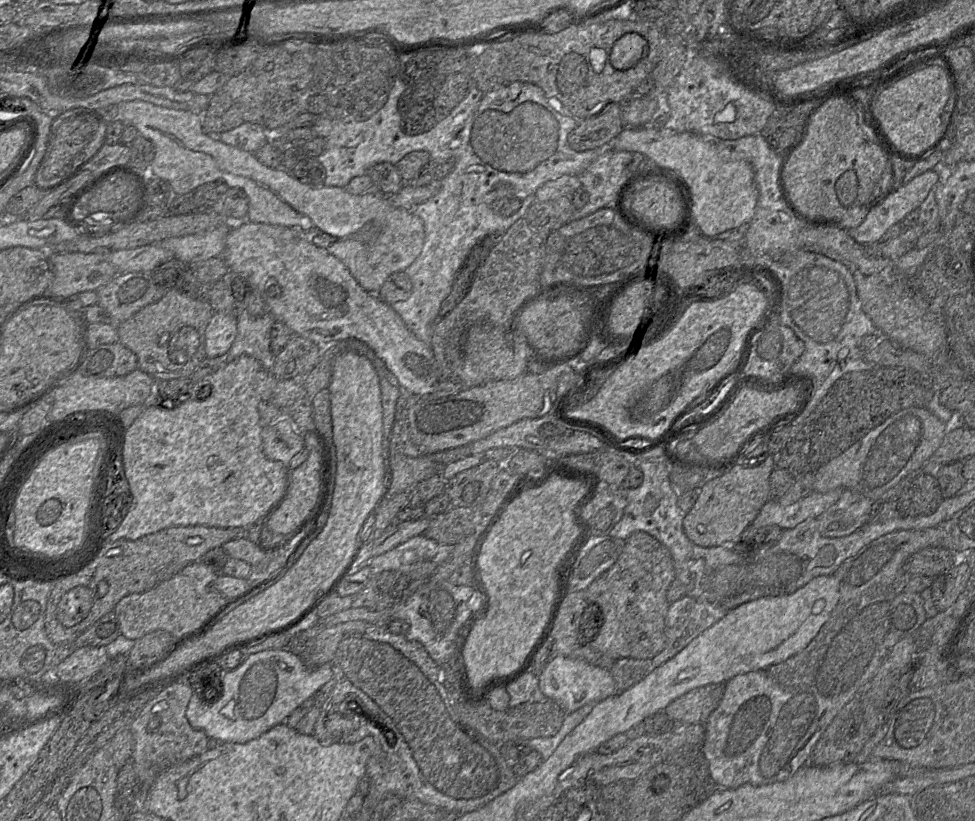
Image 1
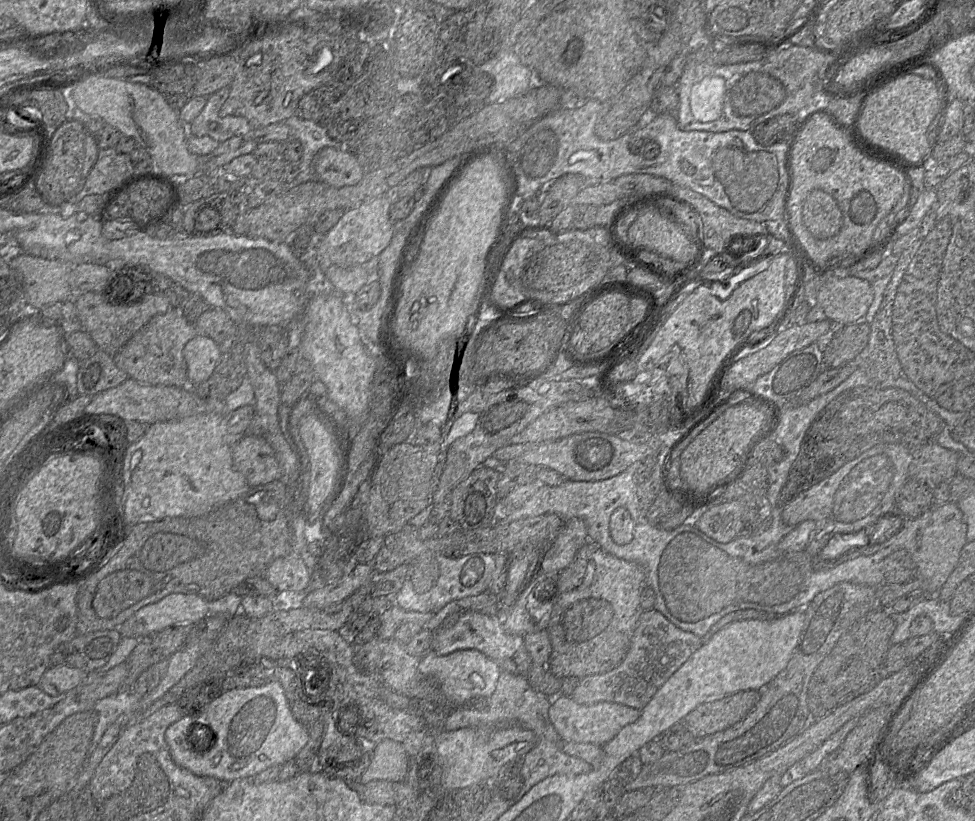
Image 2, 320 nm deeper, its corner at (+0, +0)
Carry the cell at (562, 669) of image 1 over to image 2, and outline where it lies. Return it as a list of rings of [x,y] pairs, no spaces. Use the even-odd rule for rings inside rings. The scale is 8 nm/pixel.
[[[565,695],[556,696],[549,708],[550,721],[563,741],[592,743],[599,746],[611,741],[623,727],[637,721],[640,715],[640,710],[623,704],[613,702],[579,704],[571,696]]]

